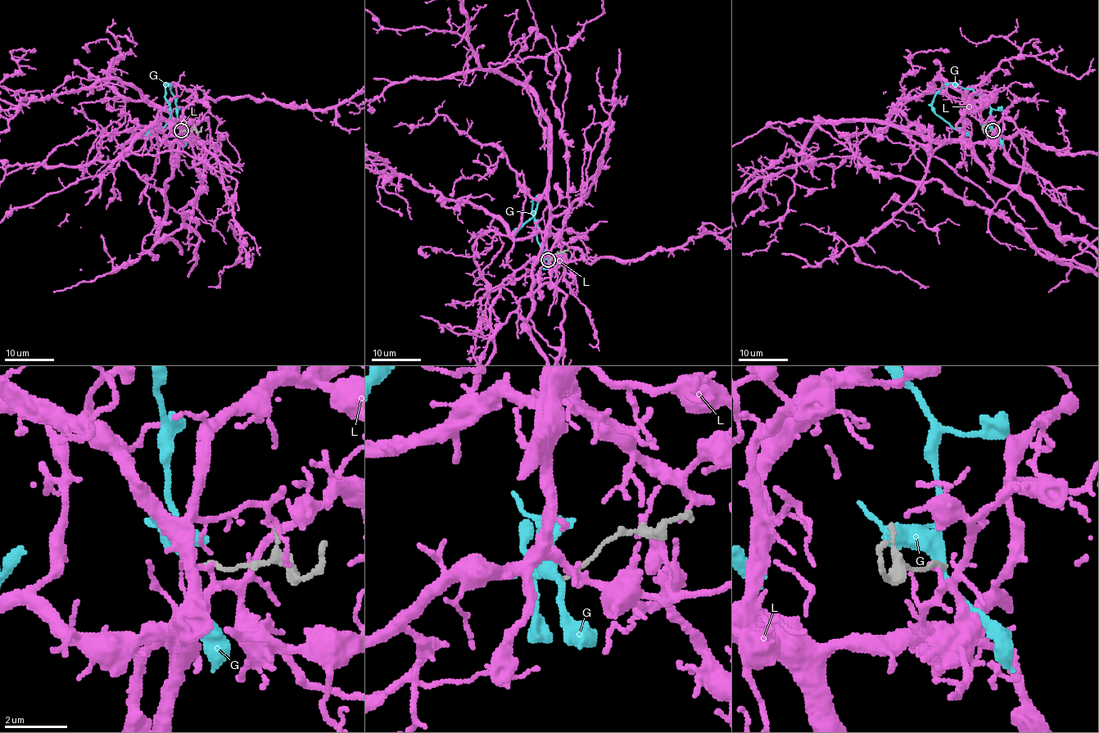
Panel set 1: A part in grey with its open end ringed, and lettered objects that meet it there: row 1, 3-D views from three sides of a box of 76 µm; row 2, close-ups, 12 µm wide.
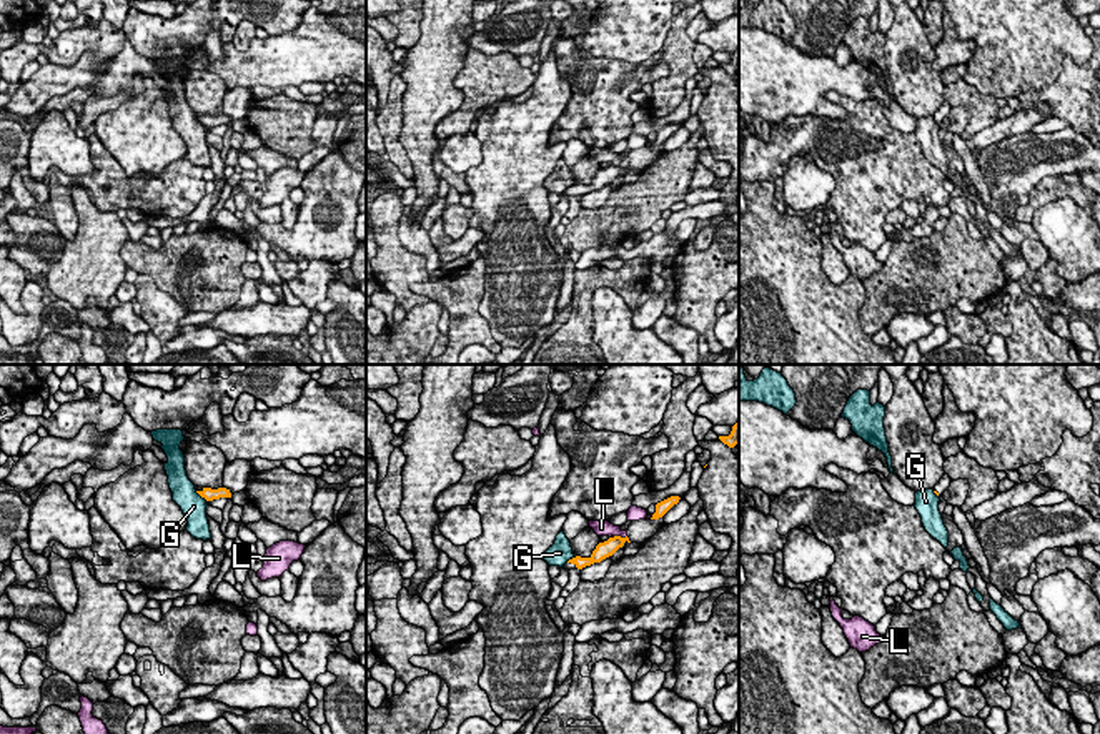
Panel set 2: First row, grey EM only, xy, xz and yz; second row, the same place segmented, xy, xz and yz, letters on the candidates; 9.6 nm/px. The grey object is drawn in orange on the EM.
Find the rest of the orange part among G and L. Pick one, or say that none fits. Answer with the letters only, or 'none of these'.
none of these

